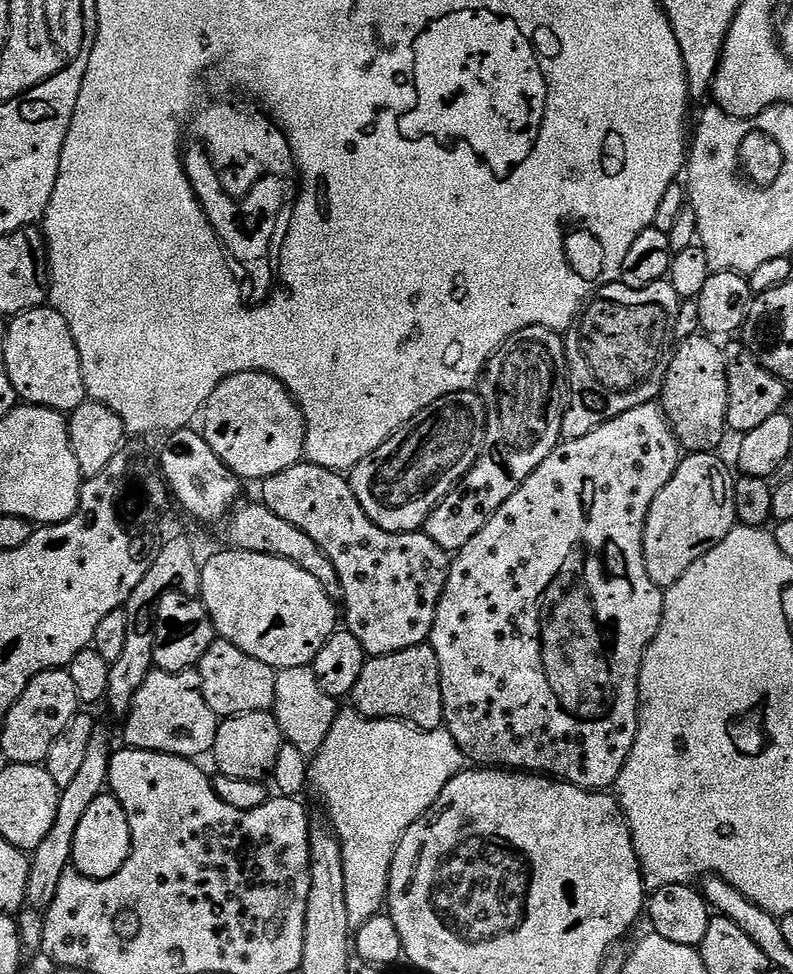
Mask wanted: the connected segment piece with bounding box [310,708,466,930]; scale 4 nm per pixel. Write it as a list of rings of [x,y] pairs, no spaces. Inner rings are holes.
[[[354,708],[341,709],[335,718],[324,743],[319,749],[318,753],[312,762],[310,776],[315,788],[320,795],[323,796],[328,810],[330,812],[329,823],[336,836],[340,840],[343,854],[343,869],[346,877],[346,910],[350,914],[350,926],[353,930],[361,928],[366,922],[370,922],[370,918],[381,915],[385,911],[386,901],[388,899],[388,882],[389,870],[392,868],[393,856],[396,853],[398,842],[404,837],[406,830],[414,822],[418,821],[432,808],[434,802],[441,796],[442,790],[449,784],[450,781],[459,773],[463,771],[466,764],[466,757],[454,742],[454,738],[447,729],[439,728],[434,731],[424,731],[417,729],[413,725],[407,725],[403,720],[369,720],[368,717],[363,717]]]

